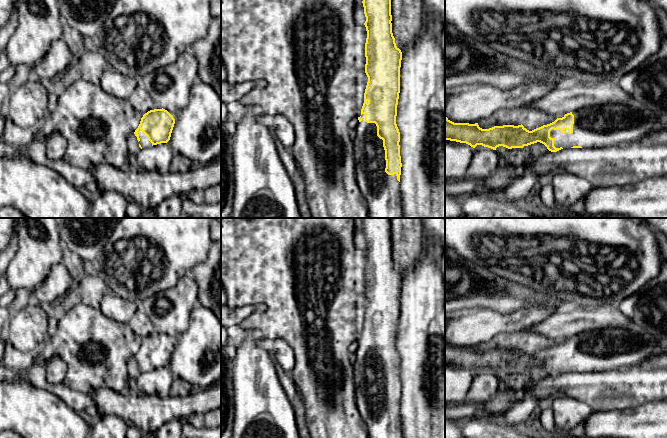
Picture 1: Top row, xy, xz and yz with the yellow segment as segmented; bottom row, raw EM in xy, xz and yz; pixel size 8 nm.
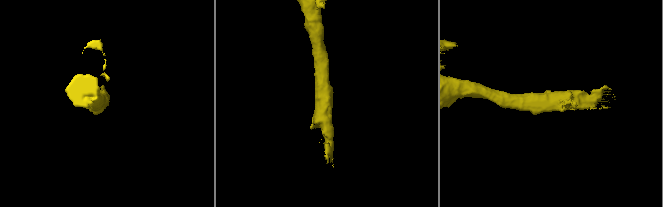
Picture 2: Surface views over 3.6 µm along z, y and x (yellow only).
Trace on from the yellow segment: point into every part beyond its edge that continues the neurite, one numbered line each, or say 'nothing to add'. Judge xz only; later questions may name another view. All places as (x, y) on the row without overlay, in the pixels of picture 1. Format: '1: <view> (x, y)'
1: xz (381, 416)

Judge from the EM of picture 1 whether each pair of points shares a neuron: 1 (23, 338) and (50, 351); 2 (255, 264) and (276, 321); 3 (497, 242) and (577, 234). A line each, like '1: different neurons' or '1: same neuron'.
1: different neurons
2: same neuron
3: same neuron

